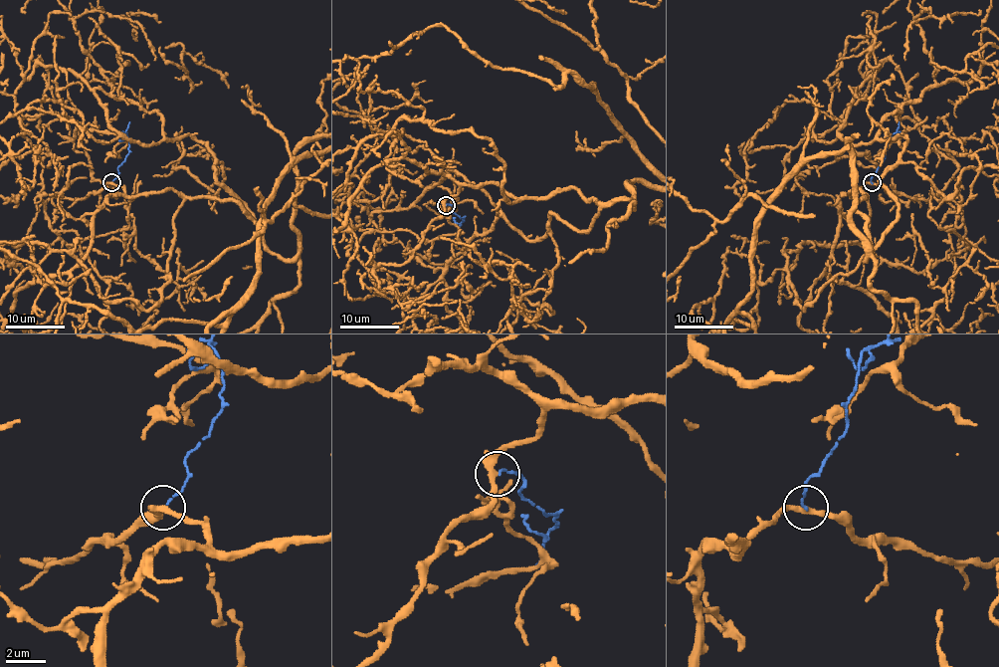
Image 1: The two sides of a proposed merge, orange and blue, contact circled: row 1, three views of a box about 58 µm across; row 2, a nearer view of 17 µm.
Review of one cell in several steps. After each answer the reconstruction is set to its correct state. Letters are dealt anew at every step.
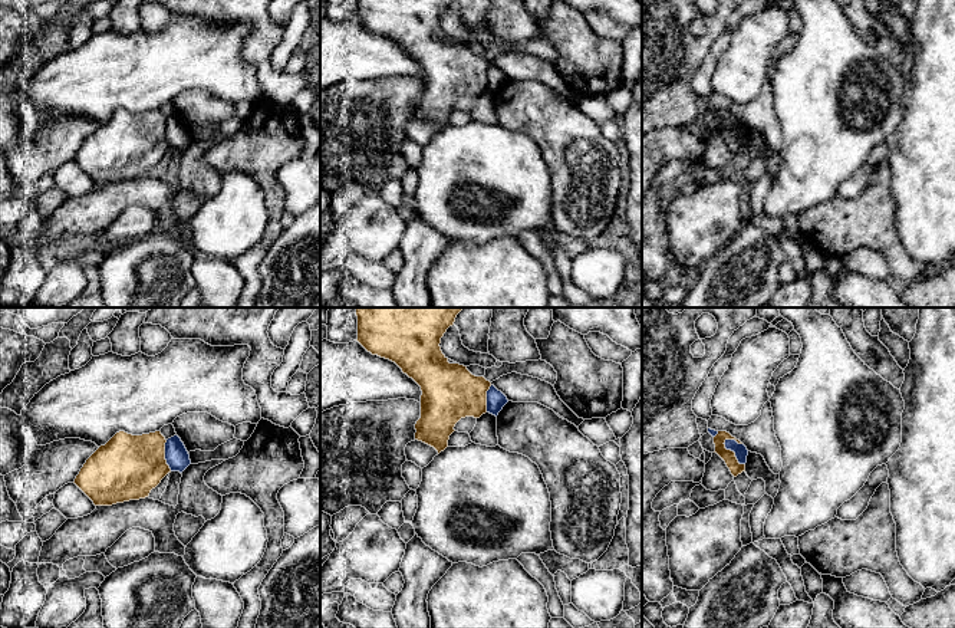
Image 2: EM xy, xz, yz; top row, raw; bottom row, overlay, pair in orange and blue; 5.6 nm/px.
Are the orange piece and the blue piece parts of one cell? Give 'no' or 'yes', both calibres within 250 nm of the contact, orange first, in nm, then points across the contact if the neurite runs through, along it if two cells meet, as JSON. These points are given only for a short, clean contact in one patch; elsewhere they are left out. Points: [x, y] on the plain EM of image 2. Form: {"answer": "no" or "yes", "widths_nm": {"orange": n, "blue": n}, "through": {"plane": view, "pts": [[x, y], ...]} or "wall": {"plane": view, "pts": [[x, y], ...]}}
{"answer": "no", "widths_nm": {"orange": 70, "blue": 70}, "wall": {"plane": "yz", "pts": [[725, 117], [724, 124], [744, 142]]}}

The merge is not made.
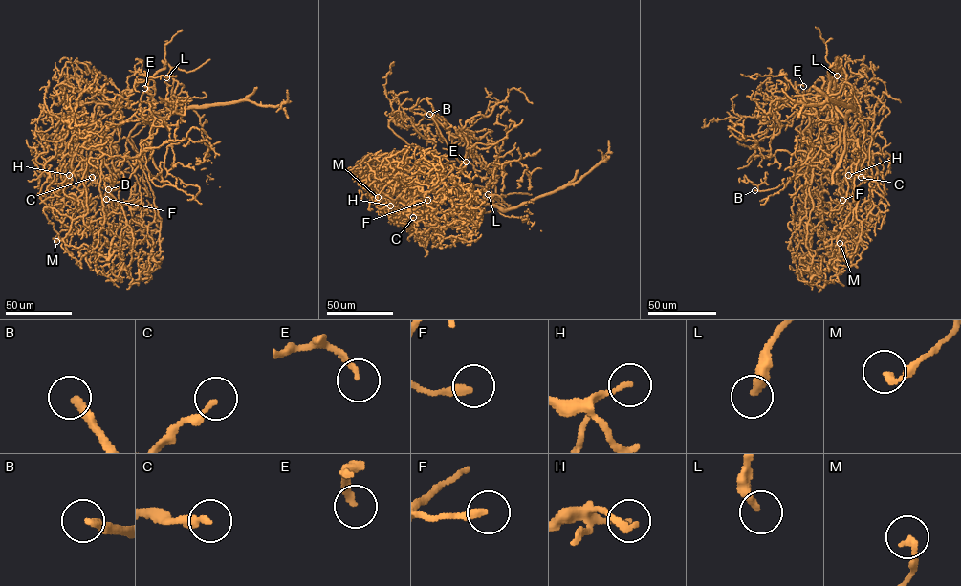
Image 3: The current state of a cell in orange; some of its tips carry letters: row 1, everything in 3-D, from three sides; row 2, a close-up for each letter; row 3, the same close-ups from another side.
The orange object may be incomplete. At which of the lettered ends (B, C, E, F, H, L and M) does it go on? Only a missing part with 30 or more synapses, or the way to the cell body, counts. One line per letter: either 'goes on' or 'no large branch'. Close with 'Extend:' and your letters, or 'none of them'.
B: goes on
C: no large branch
E: goes on
F: no large branch
H: no large branch
L: goes on
M: no large branch
Extend: B, E, L

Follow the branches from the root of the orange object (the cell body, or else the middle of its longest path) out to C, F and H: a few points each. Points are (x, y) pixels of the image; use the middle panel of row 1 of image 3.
C: (472, 186), (442, 190), (438, 204), (416, 226), (425, 242), (429, 229), (416, 232), (407, 224), (413, 217)
F: (472, 186), (456, 192), (444, 188), (437, 205), (424, 204), (437, 206), (425, 199), (427, 196), (427, 200)
H: (472, 186), (456, 192), (444, 188), (438, 204), (429, 206), (416, 226), (398, 222), (390, 206)

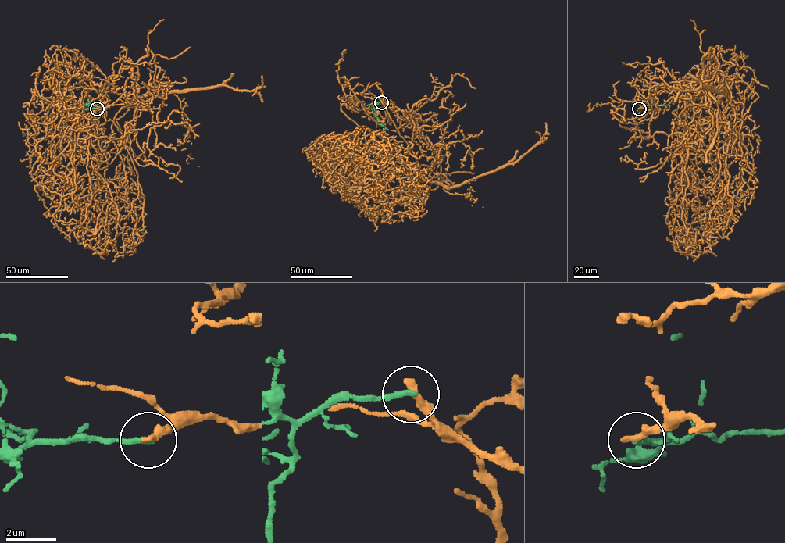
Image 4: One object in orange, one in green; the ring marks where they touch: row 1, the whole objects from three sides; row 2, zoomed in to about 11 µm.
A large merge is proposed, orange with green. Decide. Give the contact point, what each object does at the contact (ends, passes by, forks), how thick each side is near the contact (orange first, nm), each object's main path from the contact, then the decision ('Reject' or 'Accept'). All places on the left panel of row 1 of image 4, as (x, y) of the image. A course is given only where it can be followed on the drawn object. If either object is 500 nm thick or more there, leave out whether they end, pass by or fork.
Place: (97, 108). At the ring orange ends. At the ring green ends. Thickness 320 nm (orange) against 240 nm. Course of orange: (97, 108), (143, 103), (133, 140), (124, 83), (149, 50), (151, 87), (98, 161), (96, 191), (115, 187). Course of green: (97, 108), (90, 108), (101, 104), (104, 106). Reject

